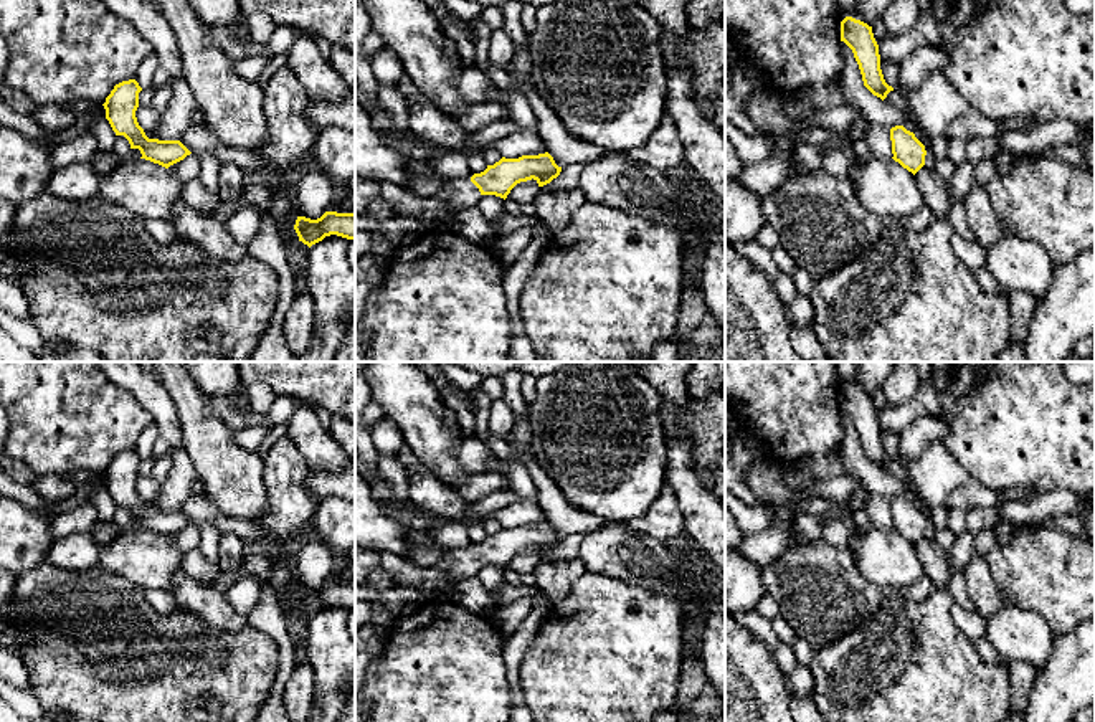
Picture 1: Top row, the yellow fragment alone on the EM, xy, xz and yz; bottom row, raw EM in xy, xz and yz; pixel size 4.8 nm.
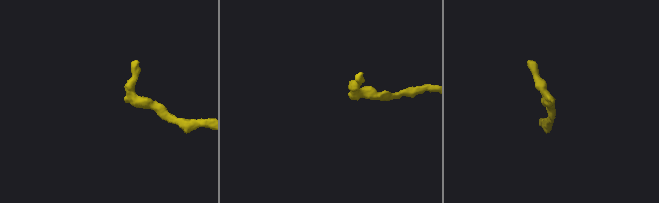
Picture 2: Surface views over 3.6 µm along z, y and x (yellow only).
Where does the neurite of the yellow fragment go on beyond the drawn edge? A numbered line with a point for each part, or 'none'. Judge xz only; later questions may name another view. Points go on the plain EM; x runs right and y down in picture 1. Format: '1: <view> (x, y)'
1: xz (458, 565)

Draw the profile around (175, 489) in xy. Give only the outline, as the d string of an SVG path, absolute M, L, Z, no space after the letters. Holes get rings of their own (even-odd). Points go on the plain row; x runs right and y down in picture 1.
M183 444L172 449L172 469L162 482L154 502L145 502L149 509L180 511L182 504L193 494L192 487L198 481L198 473Z

